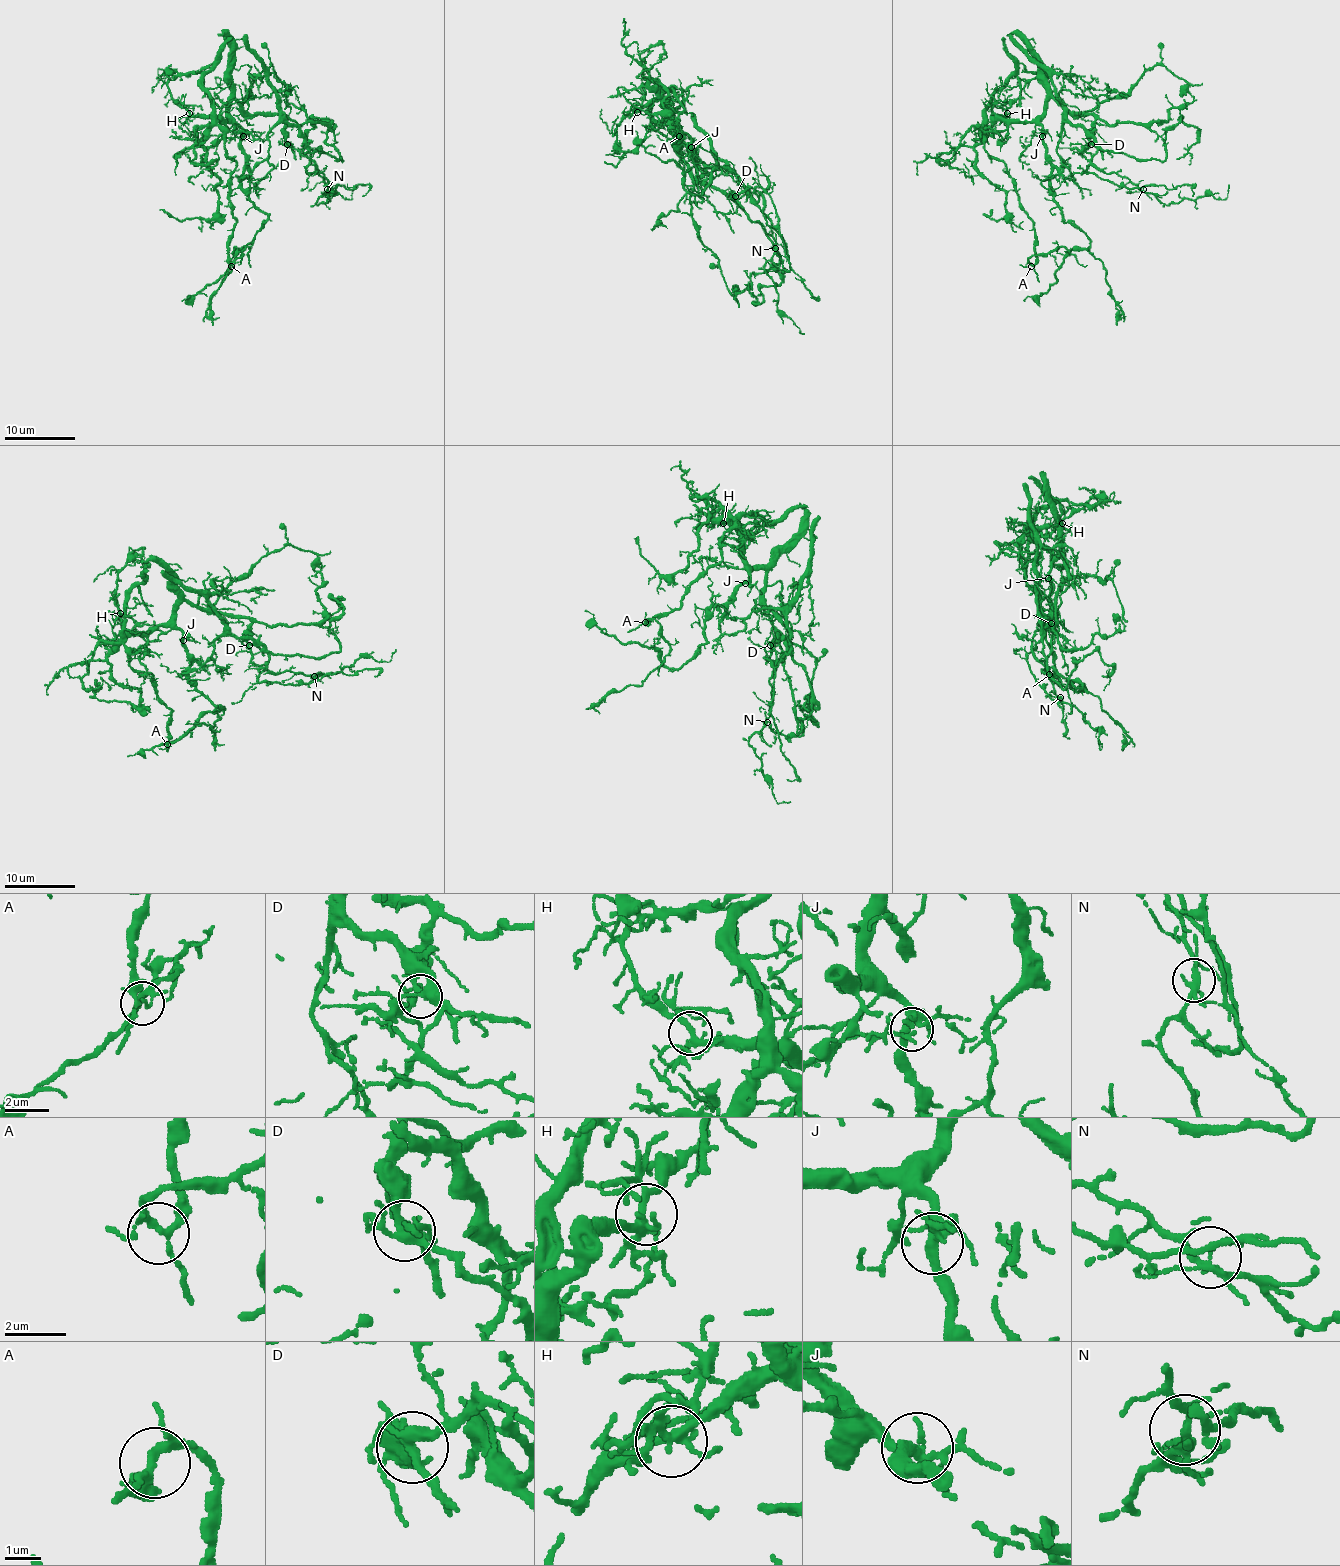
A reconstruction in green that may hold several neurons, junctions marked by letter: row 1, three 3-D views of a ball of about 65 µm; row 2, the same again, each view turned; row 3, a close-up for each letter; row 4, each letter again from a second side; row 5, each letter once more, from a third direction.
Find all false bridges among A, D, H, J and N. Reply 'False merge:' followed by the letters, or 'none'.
False merge: N

